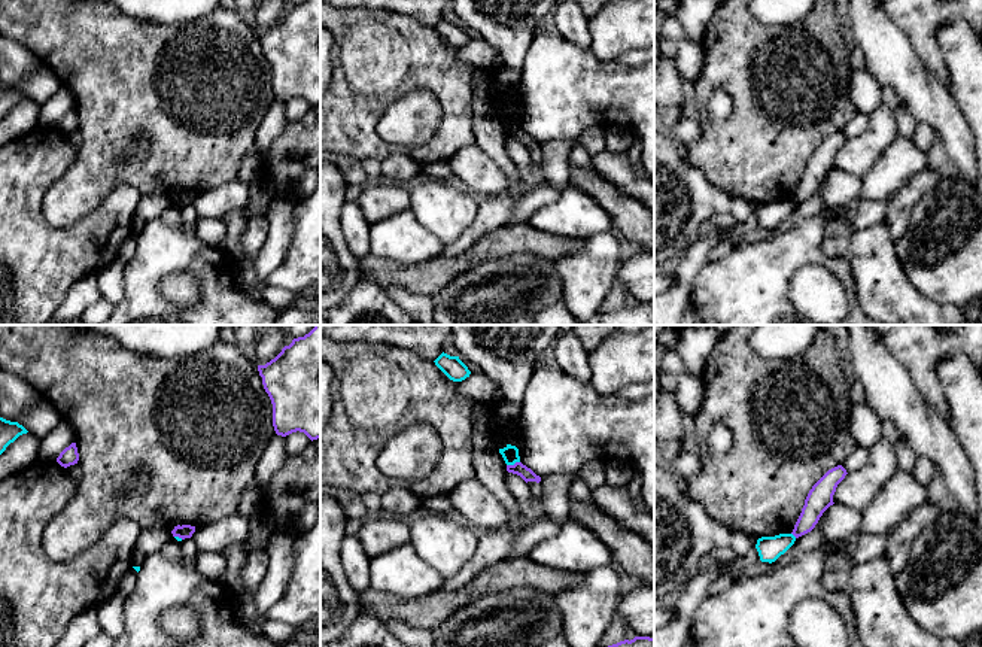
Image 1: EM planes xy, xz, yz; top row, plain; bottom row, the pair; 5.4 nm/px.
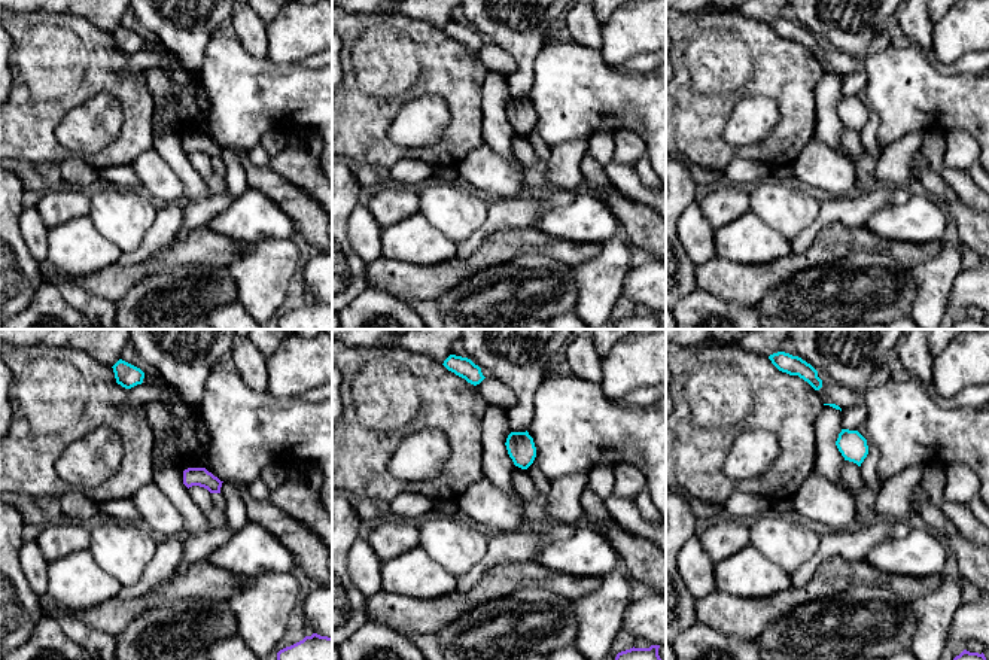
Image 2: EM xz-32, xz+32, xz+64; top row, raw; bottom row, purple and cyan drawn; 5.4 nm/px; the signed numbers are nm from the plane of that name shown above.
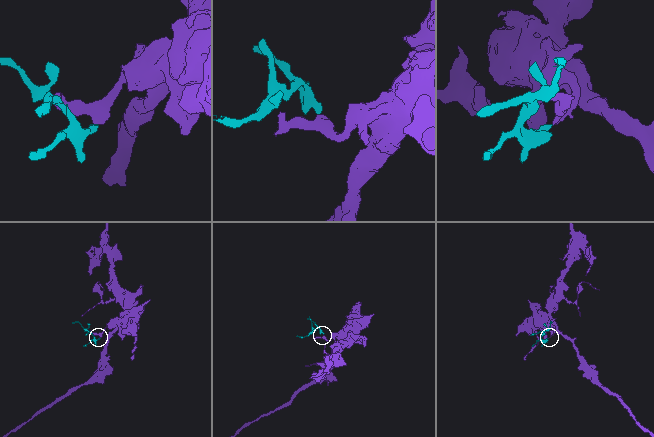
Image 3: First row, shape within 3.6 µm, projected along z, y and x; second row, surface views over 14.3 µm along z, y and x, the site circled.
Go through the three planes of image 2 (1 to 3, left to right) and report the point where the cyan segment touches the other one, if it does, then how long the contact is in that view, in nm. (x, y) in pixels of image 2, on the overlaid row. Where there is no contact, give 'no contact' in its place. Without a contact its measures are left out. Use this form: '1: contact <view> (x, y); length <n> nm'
1: no contact
2: no contact
3: no contact

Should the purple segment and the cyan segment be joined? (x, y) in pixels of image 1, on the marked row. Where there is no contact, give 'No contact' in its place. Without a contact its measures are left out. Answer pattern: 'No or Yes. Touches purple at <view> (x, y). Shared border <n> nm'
No. Touches purple at xz (514, 464). Shared border 80 nm

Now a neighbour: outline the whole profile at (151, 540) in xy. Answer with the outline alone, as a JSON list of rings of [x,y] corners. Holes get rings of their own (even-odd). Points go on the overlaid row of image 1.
[[[162,526],[142,529],[140,537],[136,543],[136,550],[149,556],[161,552],[162,546],[173,537],[171,531]]]

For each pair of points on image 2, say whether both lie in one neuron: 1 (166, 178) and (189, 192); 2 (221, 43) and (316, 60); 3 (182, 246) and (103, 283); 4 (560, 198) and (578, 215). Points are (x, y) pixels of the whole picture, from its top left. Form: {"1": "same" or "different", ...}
{"1": "different", "2": "different", "3": "same", "4": "different"}

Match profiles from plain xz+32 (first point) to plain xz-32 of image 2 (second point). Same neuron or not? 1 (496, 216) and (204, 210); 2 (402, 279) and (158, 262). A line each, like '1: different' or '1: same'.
1: different
2: same

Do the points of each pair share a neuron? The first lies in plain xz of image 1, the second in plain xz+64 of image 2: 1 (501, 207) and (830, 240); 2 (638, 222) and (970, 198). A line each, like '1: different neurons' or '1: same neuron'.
1: different neurons
2: different neurons

